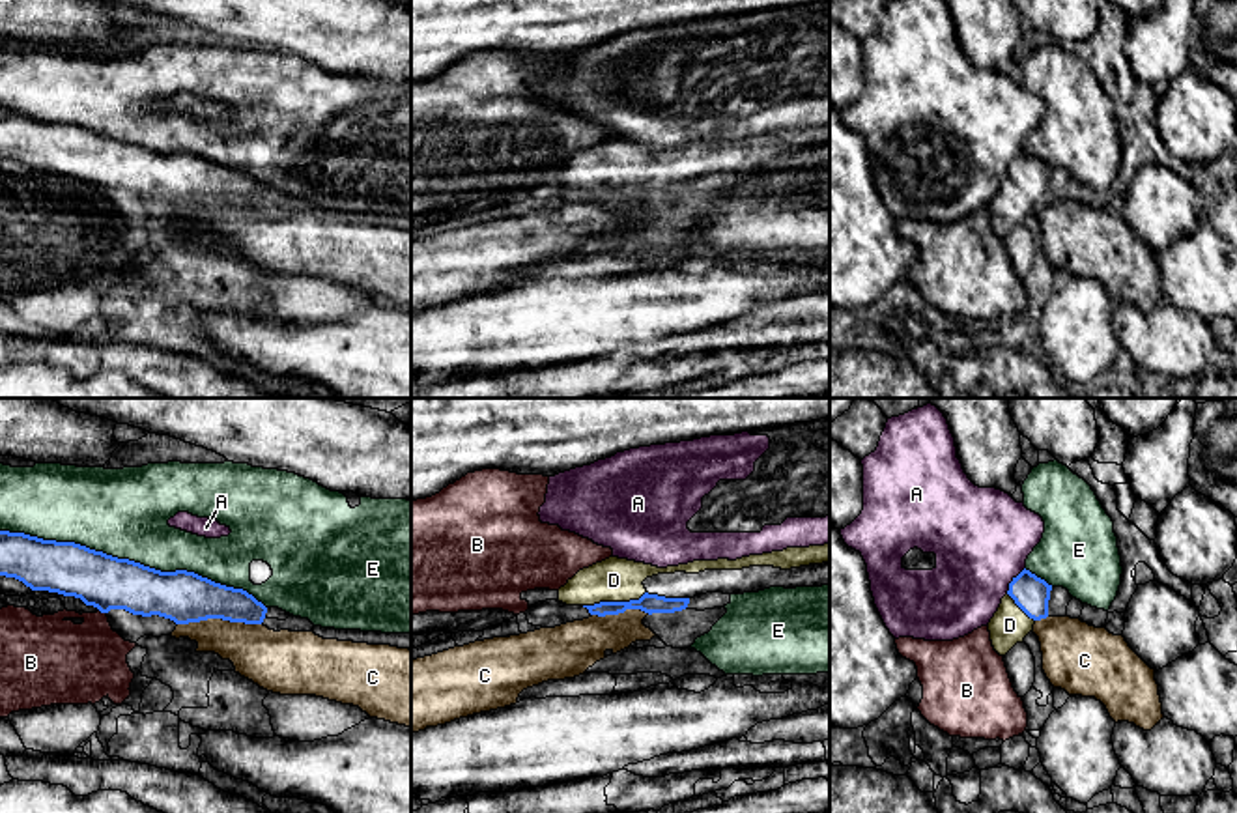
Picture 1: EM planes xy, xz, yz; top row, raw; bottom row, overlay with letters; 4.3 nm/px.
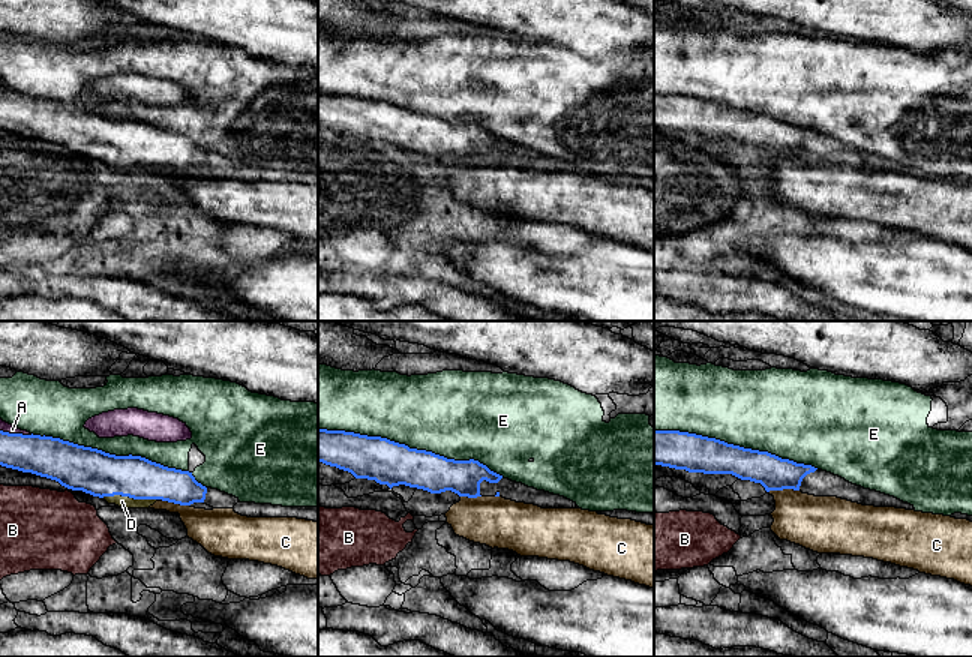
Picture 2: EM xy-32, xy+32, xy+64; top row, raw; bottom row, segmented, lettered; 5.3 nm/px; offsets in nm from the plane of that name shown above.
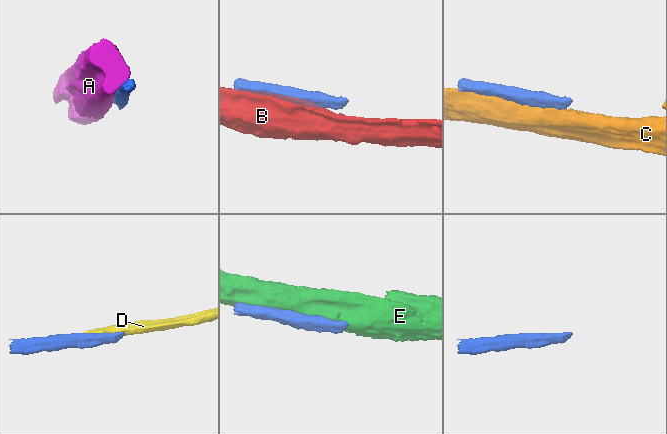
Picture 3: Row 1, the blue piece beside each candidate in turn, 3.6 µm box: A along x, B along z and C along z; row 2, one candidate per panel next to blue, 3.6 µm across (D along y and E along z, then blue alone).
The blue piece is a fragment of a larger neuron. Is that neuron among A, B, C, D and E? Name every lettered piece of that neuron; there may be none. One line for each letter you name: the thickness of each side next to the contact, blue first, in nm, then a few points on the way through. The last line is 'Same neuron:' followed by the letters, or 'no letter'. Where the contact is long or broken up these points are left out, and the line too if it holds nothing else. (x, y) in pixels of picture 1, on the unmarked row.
D: calibres 80 and 190 nm; way xz (651, 185), (643, 182), (613, 184), (613, 161)
Same neuron: D

